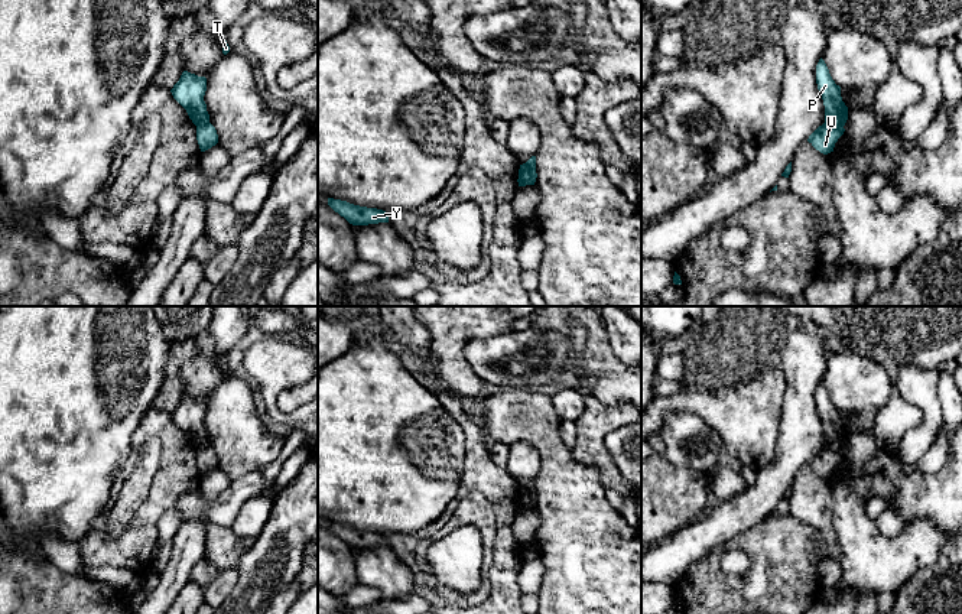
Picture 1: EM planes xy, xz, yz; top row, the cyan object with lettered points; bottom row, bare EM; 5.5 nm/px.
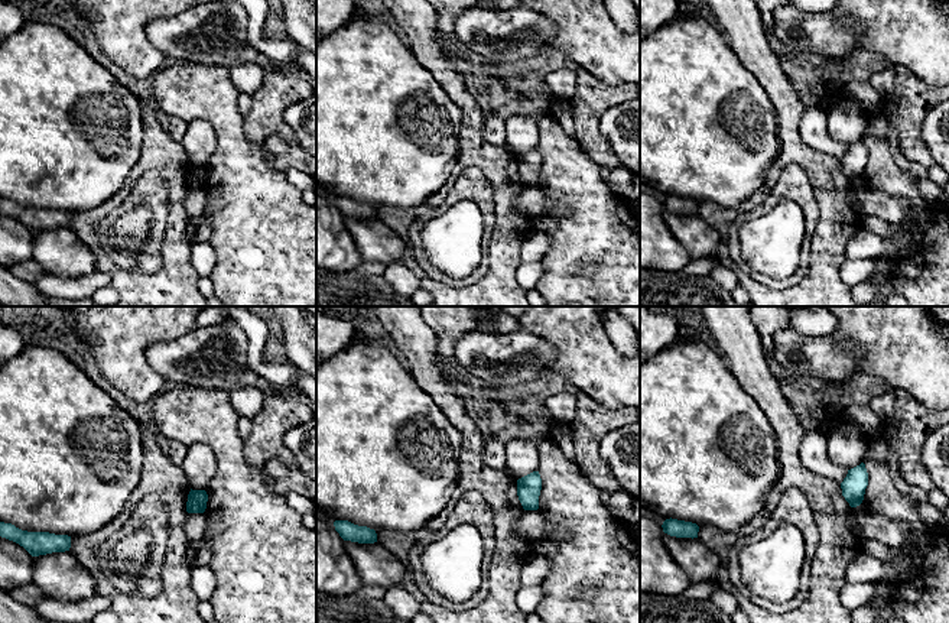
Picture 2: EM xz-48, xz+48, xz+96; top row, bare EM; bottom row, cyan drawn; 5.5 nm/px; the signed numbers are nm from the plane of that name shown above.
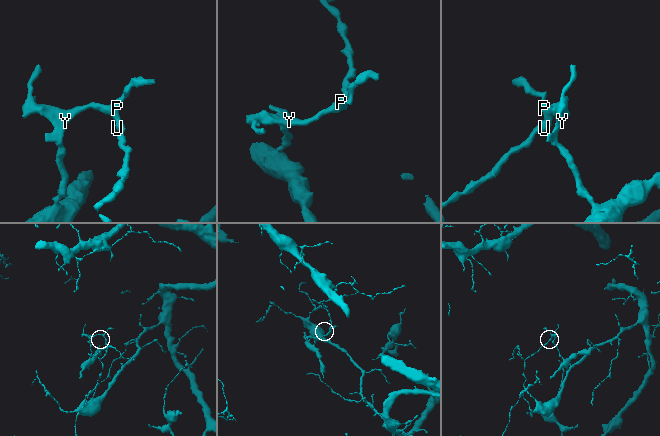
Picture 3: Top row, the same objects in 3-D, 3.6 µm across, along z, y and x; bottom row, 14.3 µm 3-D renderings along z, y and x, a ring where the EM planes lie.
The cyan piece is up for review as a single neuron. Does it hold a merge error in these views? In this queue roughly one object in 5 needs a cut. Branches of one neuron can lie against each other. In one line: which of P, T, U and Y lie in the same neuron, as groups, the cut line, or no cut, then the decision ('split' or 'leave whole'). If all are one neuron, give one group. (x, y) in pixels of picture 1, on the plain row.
P T Y / U | yz (825, 445), (842, 450) | split

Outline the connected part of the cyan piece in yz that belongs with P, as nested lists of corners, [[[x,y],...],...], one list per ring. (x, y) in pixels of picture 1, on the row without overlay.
[[[822,381],[816,389],[816,407],[825,429],[825,446],[845,449],[848,444],[848,431],[842,425],[841,410],[832,403]]]

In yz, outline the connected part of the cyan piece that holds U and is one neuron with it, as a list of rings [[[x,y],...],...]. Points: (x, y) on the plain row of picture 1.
[[[823,446],[807,462],[807,465],[820,477],[828,478],[833,475],[835,467],[844,458],[844,449],[832,449]]]

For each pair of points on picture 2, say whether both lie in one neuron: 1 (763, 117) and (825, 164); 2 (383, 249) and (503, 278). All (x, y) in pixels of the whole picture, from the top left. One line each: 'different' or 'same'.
1: different
2: different

